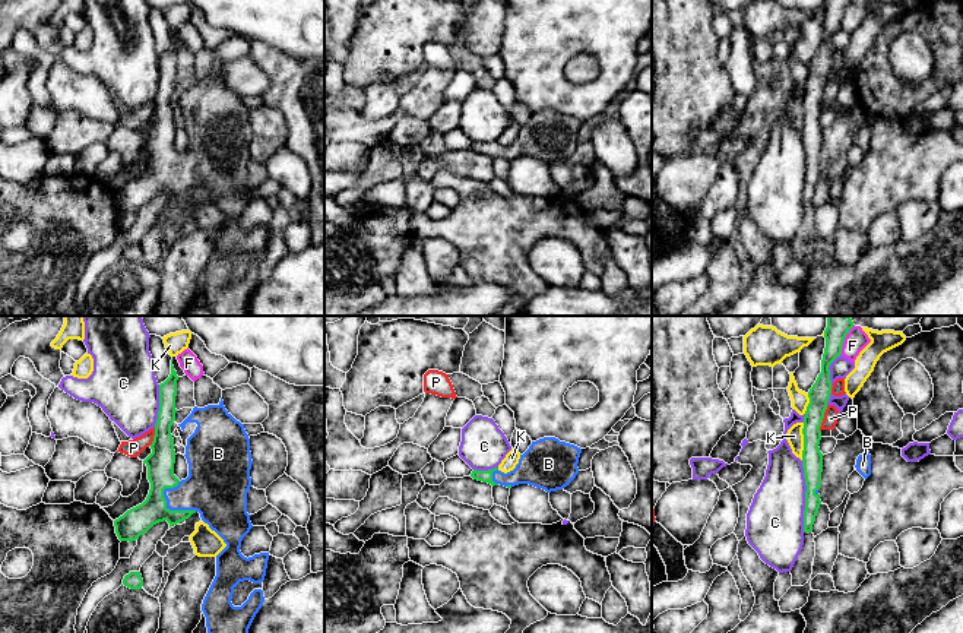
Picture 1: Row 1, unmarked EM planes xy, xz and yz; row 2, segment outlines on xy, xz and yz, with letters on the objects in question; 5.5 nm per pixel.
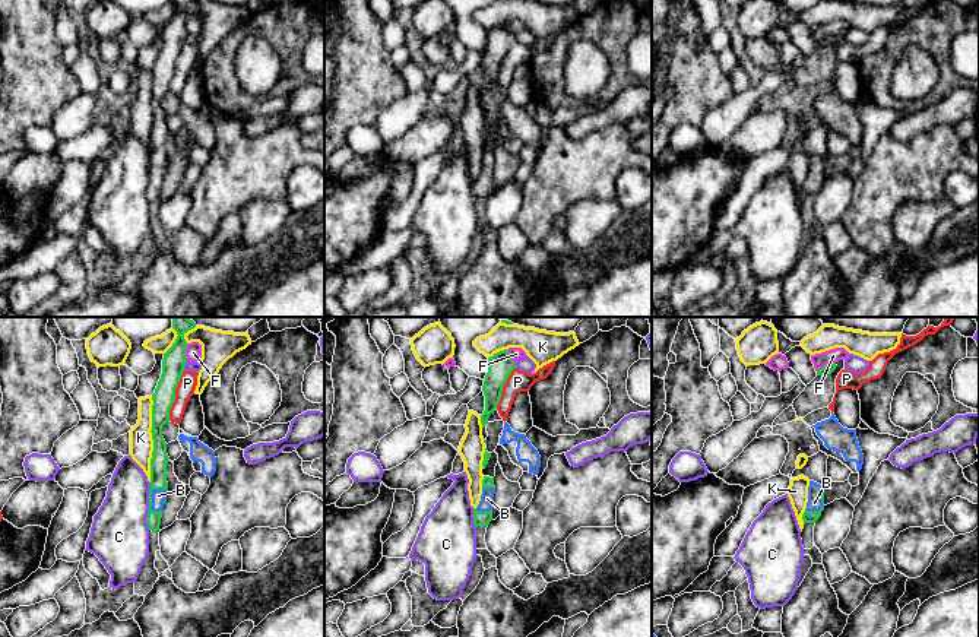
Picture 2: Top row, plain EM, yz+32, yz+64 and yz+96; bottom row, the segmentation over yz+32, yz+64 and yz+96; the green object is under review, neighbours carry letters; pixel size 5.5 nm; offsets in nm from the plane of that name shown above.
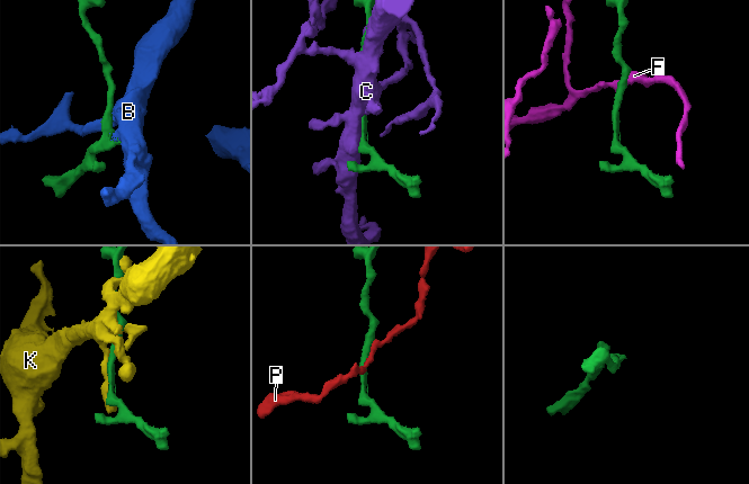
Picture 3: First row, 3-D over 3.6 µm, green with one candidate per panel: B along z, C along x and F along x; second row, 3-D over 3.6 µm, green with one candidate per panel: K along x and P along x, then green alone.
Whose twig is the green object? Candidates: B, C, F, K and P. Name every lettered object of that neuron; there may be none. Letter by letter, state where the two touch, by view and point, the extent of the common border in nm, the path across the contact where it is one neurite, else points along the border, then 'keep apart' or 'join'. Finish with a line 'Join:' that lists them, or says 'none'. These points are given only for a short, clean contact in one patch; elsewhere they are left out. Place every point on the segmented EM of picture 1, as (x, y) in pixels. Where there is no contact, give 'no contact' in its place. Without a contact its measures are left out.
B: contact xy (174, 510); length 220 nm; way xy (138, 521), (152, 510), (174, 510), (189, 496), (214, 489); join
C: contact yz (805, 496); length 400 nm; keep apart
F: contact yz (843, 339); length 190 nm; border yz (854, 325), (839, 354); keep apart
K: contact yz (804, 442); length 200 nm; keep apart
P: contact yz (821, 420); length 150 nm; keep apart
Join: B

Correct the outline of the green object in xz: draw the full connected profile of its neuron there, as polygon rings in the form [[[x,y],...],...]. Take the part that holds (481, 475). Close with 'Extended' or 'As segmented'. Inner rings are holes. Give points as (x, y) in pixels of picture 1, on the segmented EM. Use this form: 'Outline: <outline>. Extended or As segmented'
Outline: [[[544,437],[532,441],[529,449],[520,455],[516,468],[507,474],[498,468],[488,471],[473,469],[473,480],[511,488],[519,484],[529,484],[547,493],[563,490],[579,474],[579,458],[582,449],[560,441],[555,437]]]. Extended

